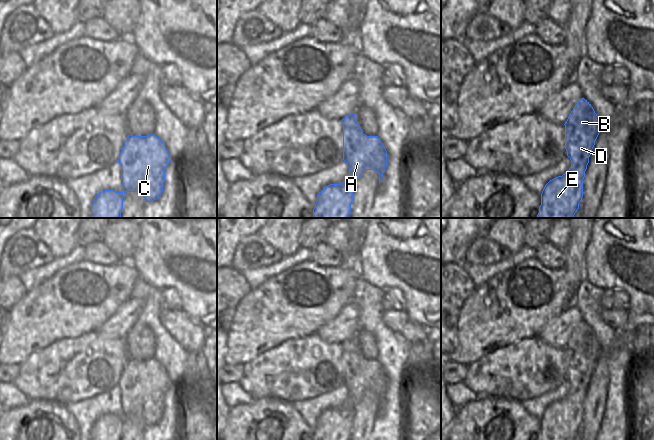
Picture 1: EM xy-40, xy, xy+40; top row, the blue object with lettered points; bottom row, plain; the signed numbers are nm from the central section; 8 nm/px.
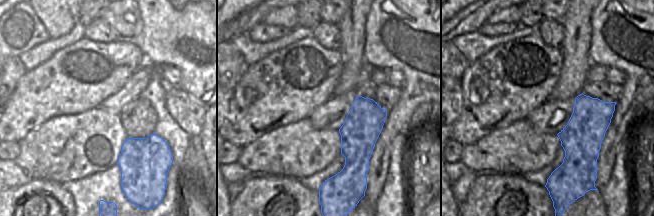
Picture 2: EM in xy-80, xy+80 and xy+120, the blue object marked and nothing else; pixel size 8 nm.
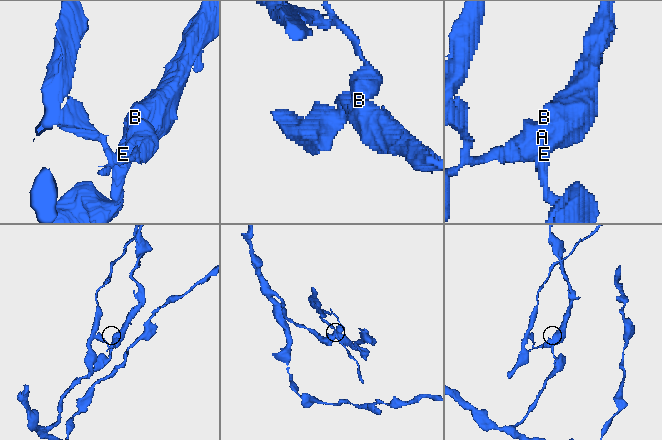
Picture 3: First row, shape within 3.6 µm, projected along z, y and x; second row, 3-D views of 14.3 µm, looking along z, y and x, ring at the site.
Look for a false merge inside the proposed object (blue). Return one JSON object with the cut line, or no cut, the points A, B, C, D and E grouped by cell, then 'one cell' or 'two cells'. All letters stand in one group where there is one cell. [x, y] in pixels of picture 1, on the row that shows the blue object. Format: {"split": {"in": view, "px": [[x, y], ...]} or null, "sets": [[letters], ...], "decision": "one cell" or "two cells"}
{"split": {"in": "xy", "px": [[355, 127], [351, 131], [349, 149], [343, 154]]}, "sets": [["A", "C"], ["B", "D", "E"]], "decision": "two cells"}

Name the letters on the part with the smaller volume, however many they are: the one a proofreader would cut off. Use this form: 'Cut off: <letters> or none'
Cut off: A, C

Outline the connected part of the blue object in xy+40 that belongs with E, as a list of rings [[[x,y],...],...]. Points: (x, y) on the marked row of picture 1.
[[[582,98],[571,111],[565,125],[565,149],[574,159],[571,167],[562,175],[550,180],[541,193],[541,205],[537,218],[573,218],[583,197],[583,179],[591,151],[601,131],[599,117],[591,104]]]

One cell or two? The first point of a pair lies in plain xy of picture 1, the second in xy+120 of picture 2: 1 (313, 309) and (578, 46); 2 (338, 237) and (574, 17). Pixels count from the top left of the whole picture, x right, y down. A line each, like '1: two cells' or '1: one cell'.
1: two cells
2: two cells

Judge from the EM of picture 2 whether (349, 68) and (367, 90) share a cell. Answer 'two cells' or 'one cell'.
two cells

